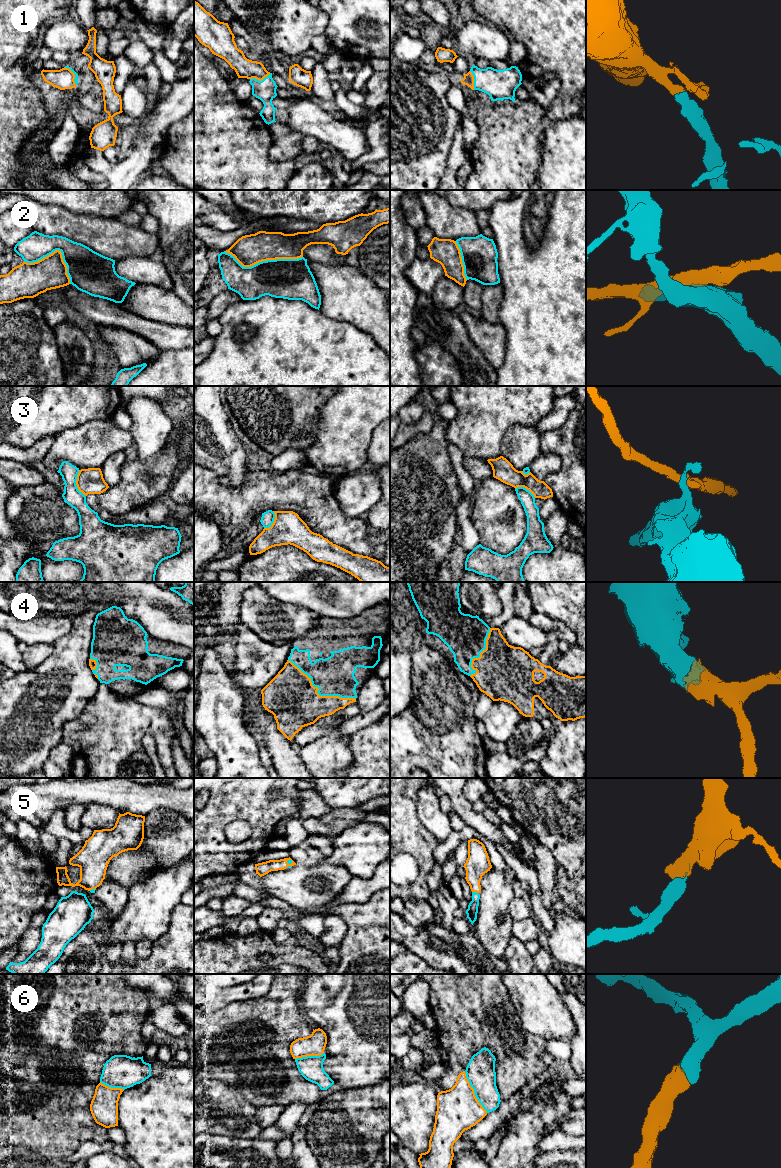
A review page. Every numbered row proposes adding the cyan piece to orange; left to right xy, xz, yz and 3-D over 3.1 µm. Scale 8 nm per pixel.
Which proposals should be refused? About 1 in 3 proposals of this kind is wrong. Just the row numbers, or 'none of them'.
2, 3

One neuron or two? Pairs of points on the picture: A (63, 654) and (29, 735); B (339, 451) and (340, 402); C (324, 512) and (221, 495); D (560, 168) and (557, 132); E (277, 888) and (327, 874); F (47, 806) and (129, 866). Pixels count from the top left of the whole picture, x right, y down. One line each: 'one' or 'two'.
A: one
B: one
C: one
D: one
E: one
F: two

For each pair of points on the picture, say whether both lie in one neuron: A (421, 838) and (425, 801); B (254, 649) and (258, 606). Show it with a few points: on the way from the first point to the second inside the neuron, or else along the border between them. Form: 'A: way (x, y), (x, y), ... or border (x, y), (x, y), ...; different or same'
A: border (417, 801), (417, 816), (419, 820), (439, 841); different
B: border (242, 624), (263, 640), (276, 645); different

